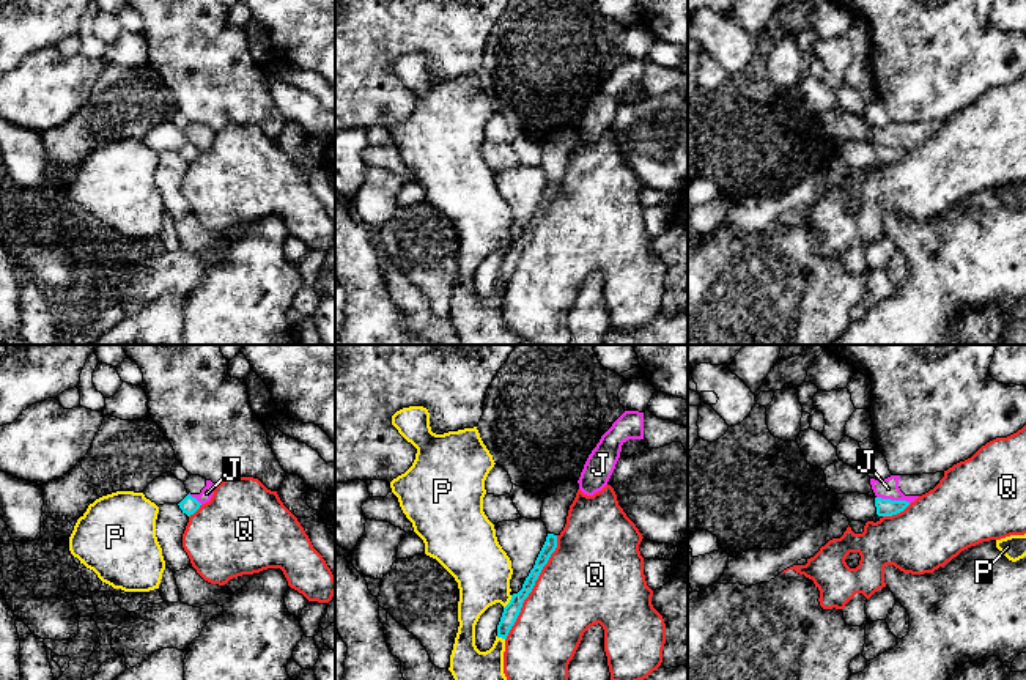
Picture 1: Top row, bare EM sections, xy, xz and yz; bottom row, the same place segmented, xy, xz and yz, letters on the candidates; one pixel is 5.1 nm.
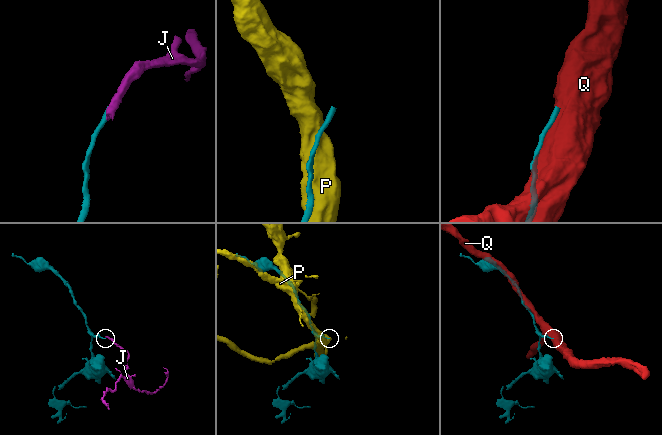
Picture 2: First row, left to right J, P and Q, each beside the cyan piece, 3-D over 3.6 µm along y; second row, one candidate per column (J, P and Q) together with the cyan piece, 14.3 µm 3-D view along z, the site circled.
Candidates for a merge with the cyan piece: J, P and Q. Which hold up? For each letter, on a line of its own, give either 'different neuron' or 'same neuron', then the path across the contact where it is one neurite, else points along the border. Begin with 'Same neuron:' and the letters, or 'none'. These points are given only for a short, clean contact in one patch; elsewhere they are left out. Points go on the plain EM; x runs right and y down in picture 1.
Same neuron: none
J: different neuron; border along yz (877, 144), (910, 150)
P: different neuron
Q: different neuron

